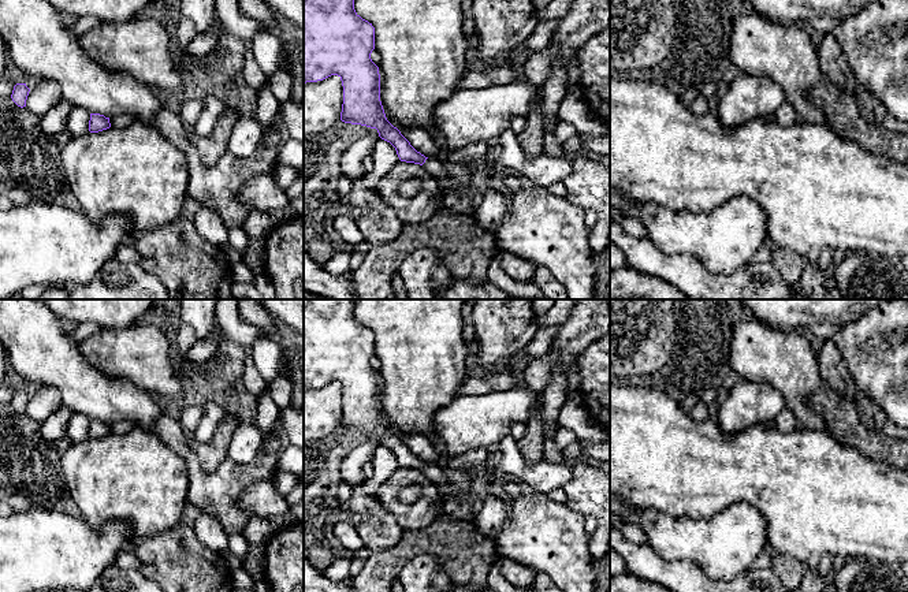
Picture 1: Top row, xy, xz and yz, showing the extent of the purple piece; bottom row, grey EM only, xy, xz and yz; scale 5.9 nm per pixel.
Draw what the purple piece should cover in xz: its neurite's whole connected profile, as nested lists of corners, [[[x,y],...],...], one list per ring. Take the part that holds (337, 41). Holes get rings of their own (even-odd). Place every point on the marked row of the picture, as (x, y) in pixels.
[[[304,0],[304,83],[338,75],[343,86],[342,122],[376,129],[379,137],[395,148],[401,161],[423,165],[435,179],[444,178],[446,170],[443,164],[417,152],[401,131],[387,120],[380,101],[379,67],[371,59],[373,49],[375,27],[356,12],[354,0]]]

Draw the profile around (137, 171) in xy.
[[[134,119],[123,129],[109,127],[98,133],[71,137],[60,149],[60,163],[70,191],[77,198],[81,212],[93,223],[108,215],[127,215],[135,235],[155,231],[170,224],[183,213],[187,198],[189,168],[185,153],[161,131],[150,124]]]

